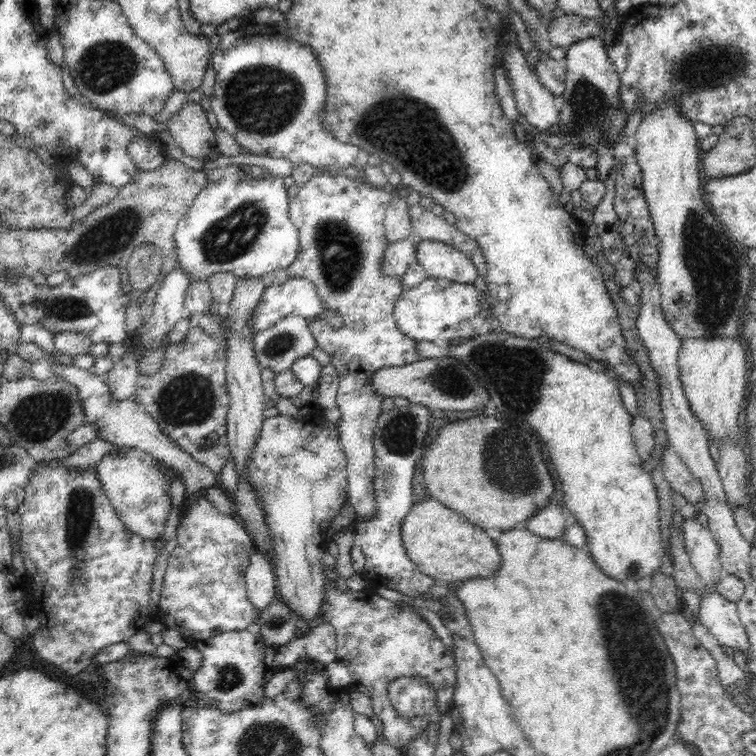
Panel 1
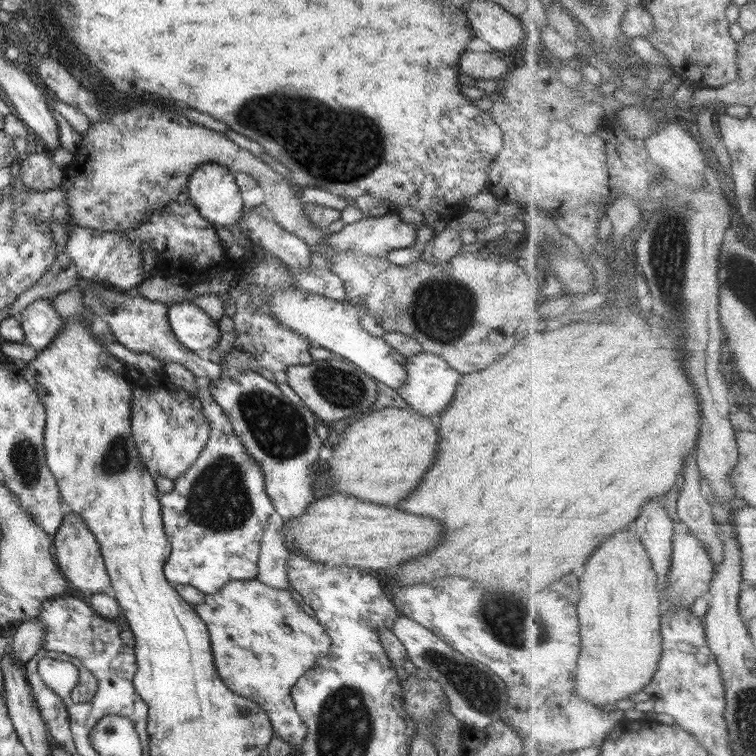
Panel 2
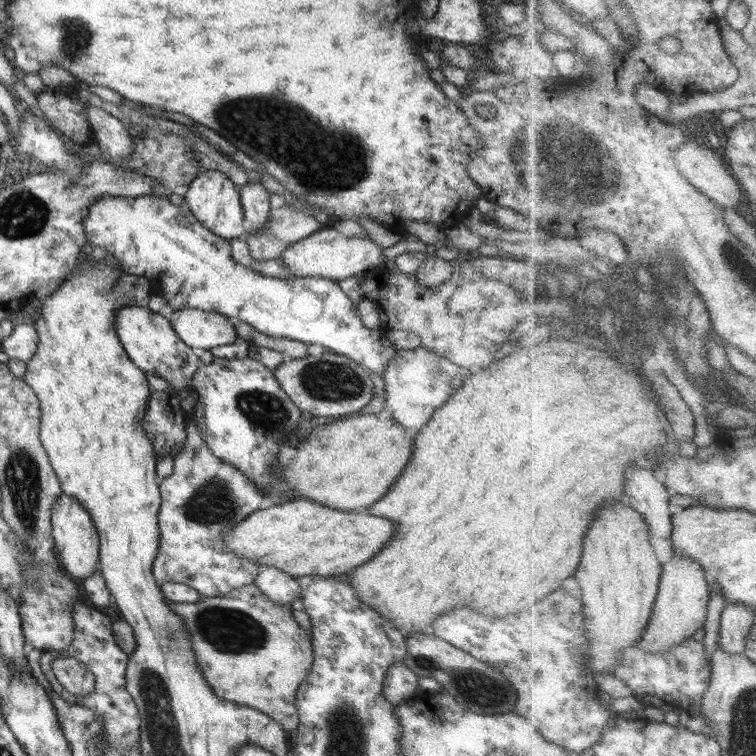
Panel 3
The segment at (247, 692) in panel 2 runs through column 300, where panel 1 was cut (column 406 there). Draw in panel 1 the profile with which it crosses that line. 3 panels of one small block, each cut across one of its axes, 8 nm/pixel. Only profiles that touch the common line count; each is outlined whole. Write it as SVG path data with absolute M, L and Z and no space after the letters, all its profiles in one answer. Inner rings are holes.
M333 584L331 590L325 591L325 602L322 605L323 617L321 622L330 624L337 637L336 654L338 661L348 666L352 677L352 686L364 686L368 692L366 696L372 700L374 714L382 722L382 736L390 745L400 749L406 746L415 736L418 736L428 725L429 722L421 716L398 716L396 709L391 705L388 694L388 685L395 678L400 677L420 677L428 683L432 683L436 689L452 688L457 682L457 664L454 653L442 643L436 636L434 630L427 624L420 615L410 607L401 608L395 602L380 597L377 594L364 594L364 598L348 598L348 591L340 591Z

